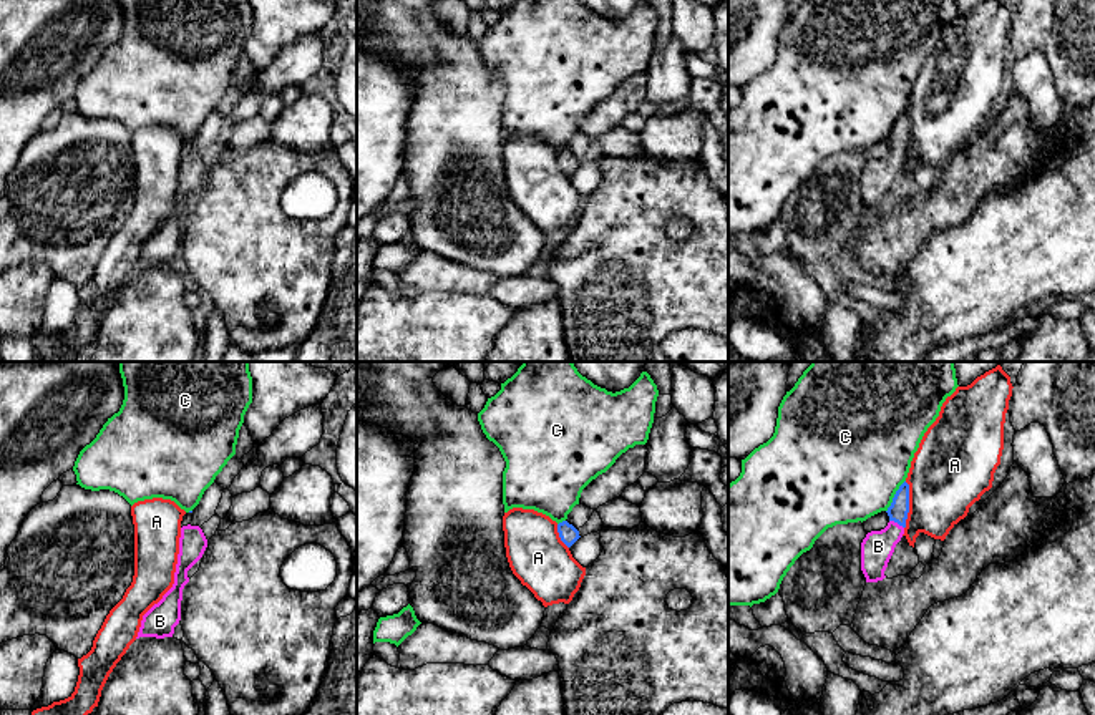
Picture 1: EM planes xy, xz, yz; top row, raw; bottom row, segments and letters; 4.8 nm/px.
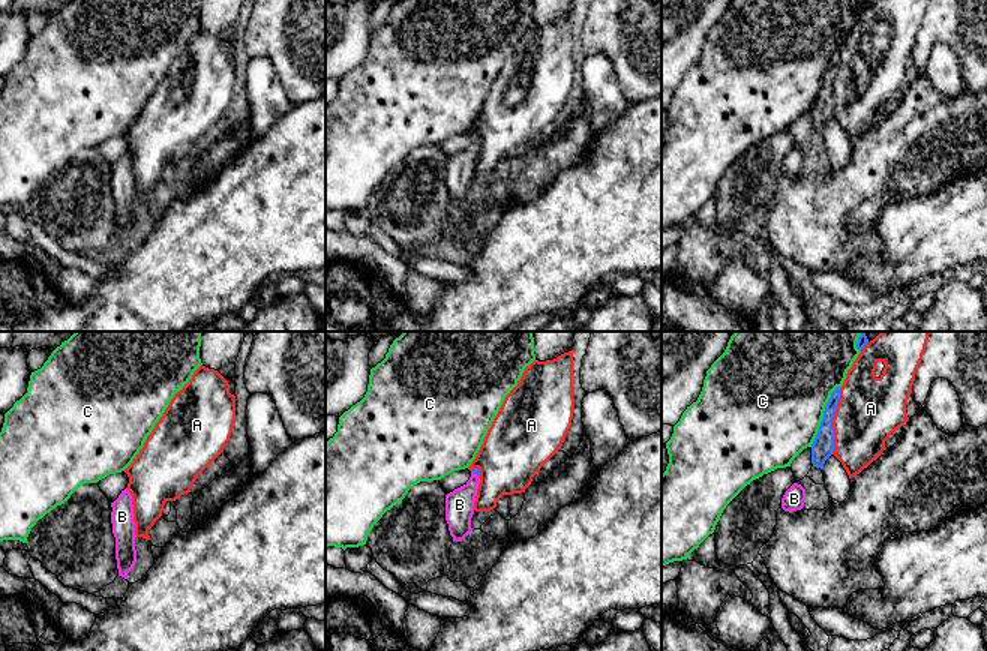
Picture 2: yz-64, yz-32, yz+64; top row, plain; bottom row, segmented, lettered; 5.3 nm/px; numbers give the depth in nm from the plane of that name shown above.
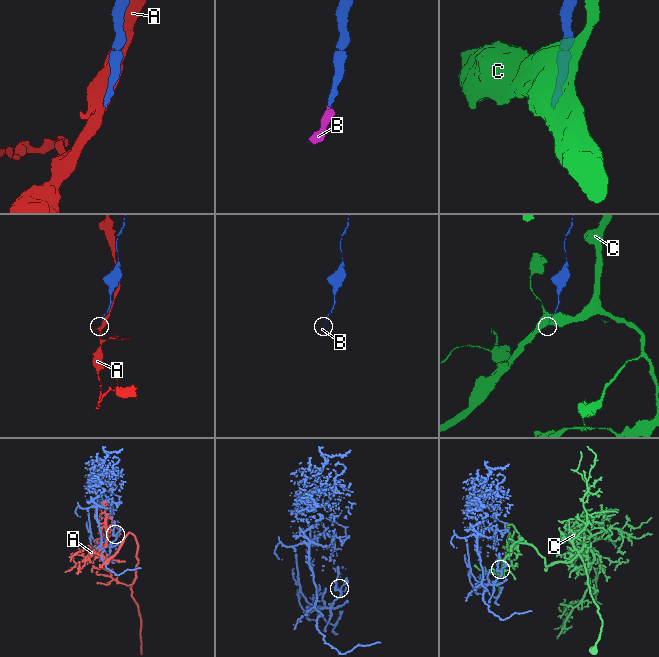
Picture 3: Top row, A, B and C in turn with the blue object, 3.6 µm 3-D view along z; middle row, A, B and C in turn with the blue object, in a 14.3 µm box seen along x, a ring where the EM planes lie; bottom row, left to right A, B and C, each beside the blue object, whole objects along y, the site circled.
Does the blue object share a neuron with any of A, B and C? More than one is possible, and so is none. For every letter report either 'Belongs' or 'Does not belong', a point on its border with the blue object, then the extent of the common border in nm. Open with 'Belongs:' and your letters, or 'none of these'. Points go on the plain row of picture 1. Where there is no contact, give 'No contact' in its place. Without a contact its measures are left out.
Belongs: B
A: Does not belong. Touches blue at yz (908, 133). Shared border 240 nm
B: Belongs. Touches blue at yz (896, 150). Shared border 80 nm
C: Does not belong. Touches blue at yz (895, 125). Shared border 180 nm

